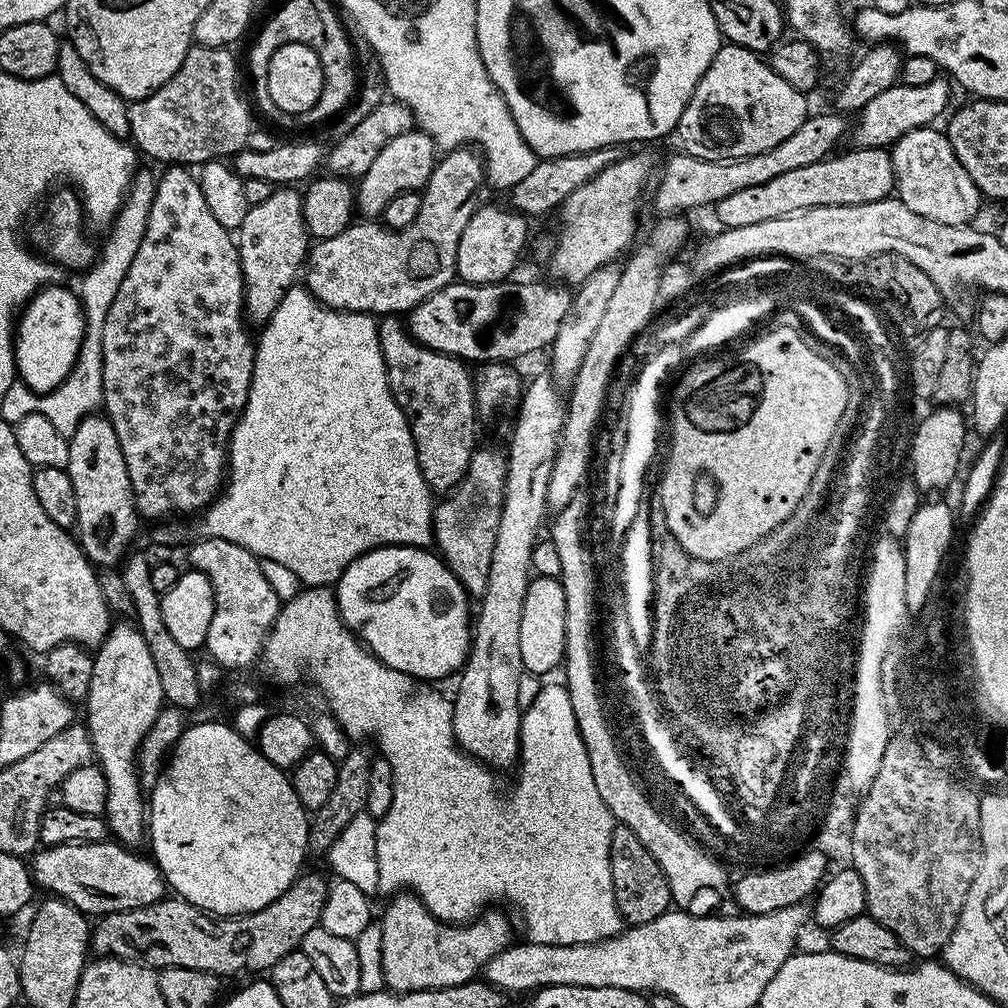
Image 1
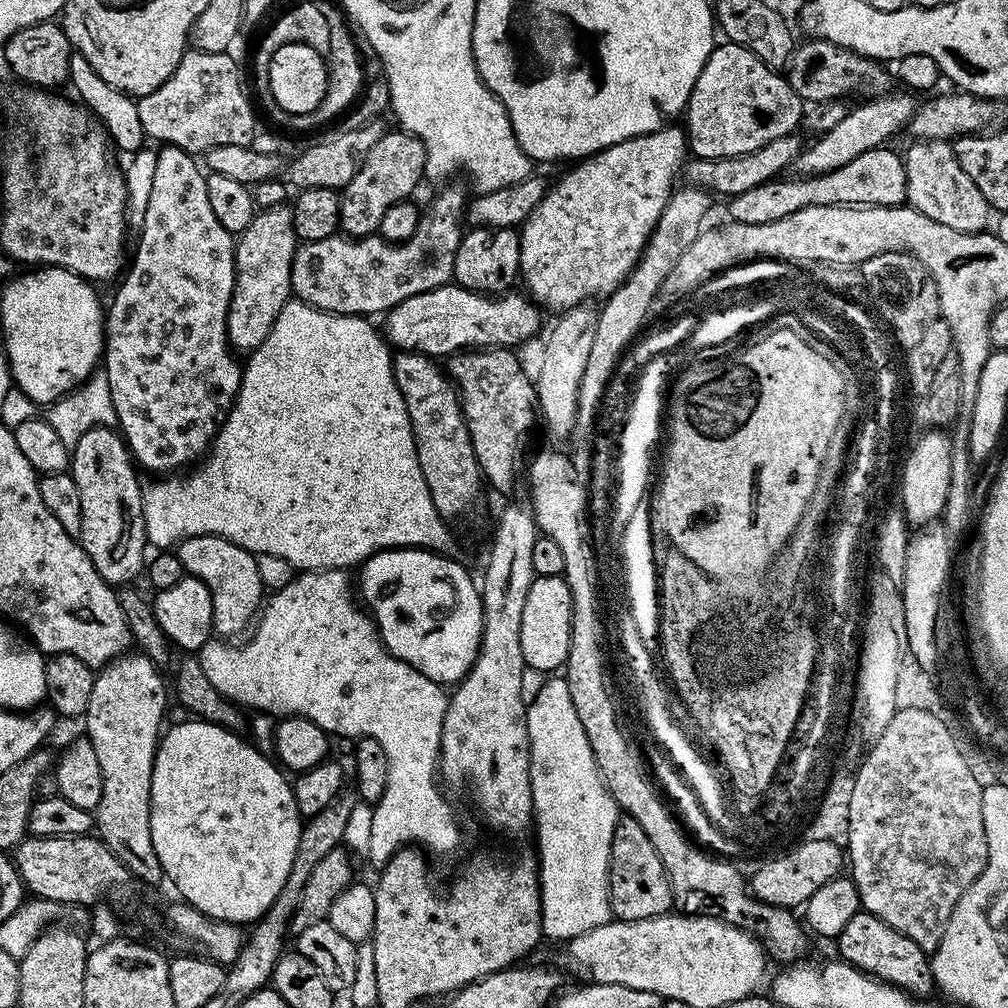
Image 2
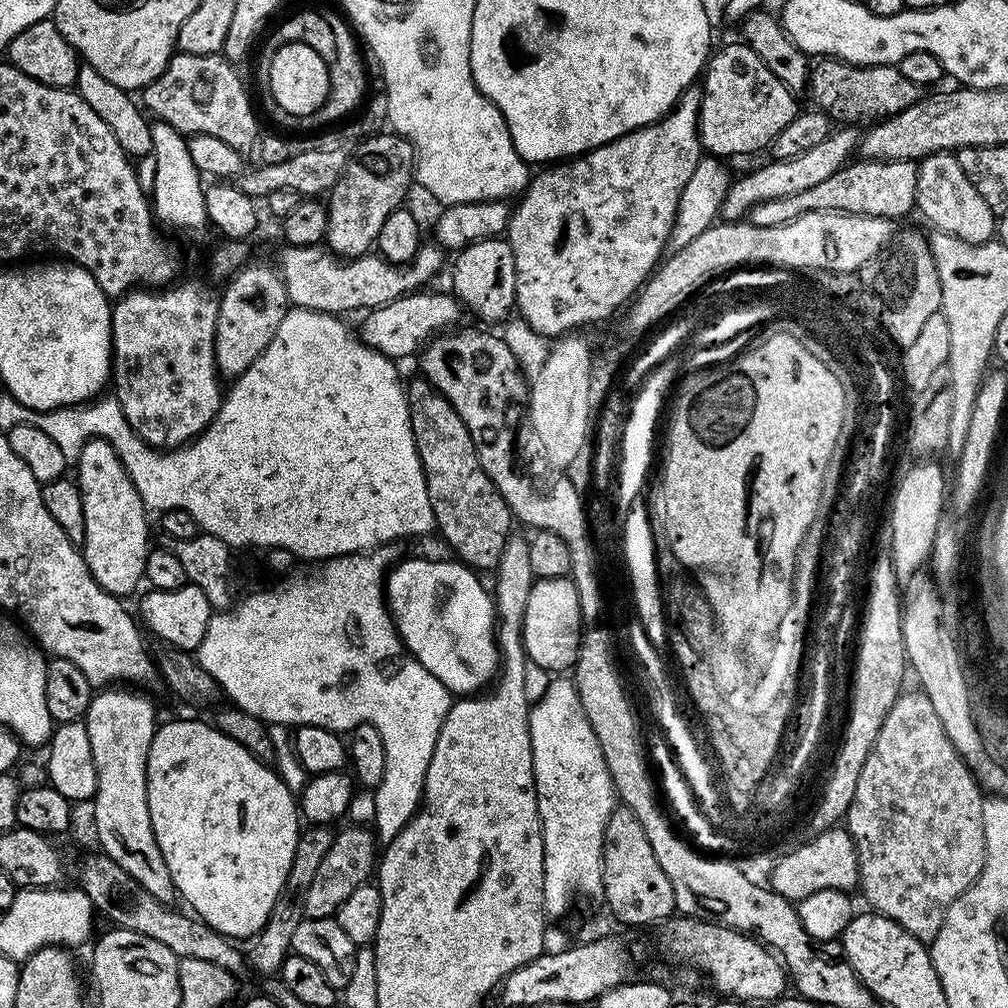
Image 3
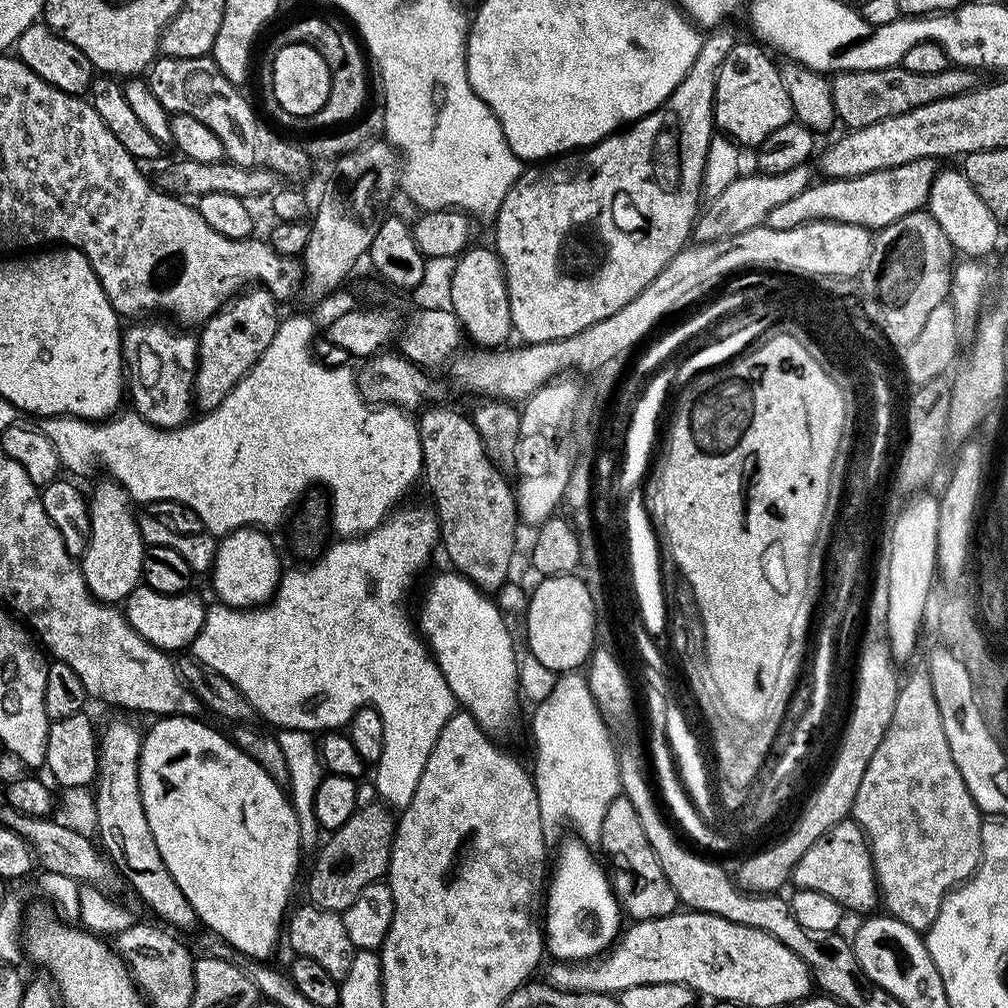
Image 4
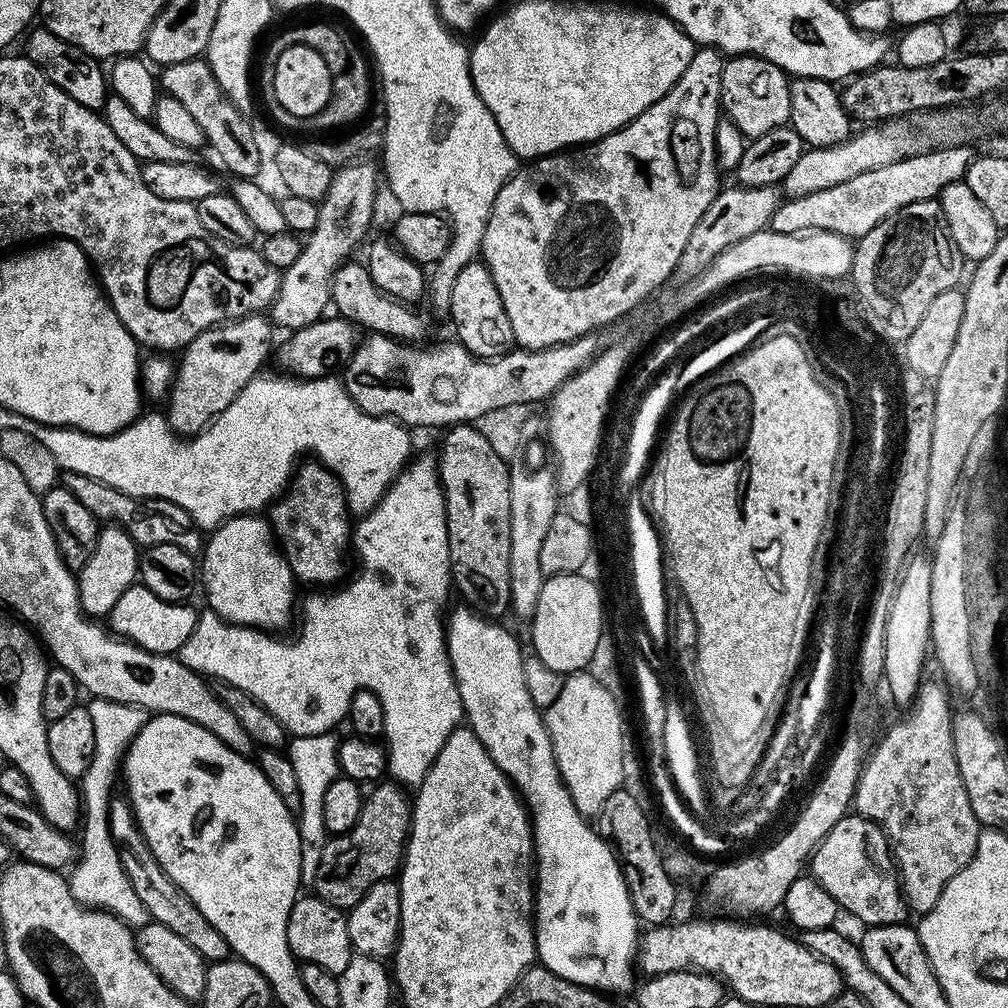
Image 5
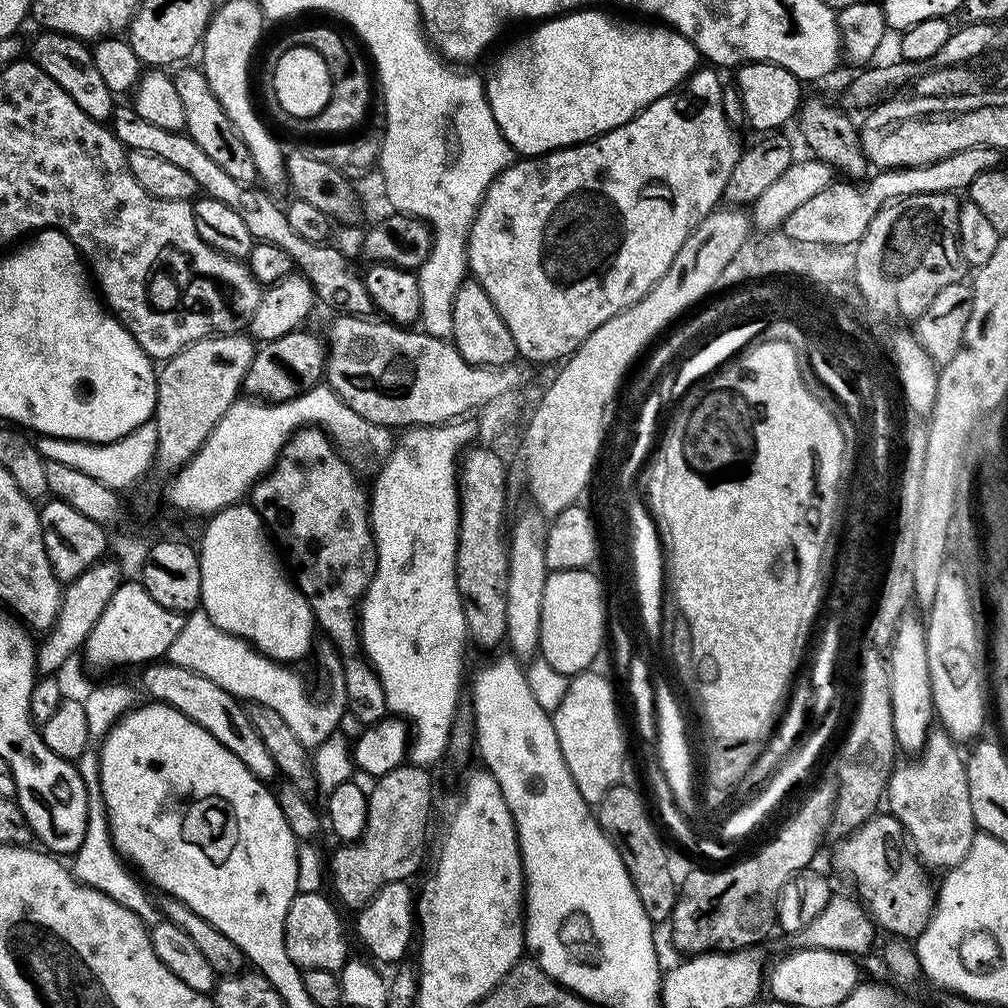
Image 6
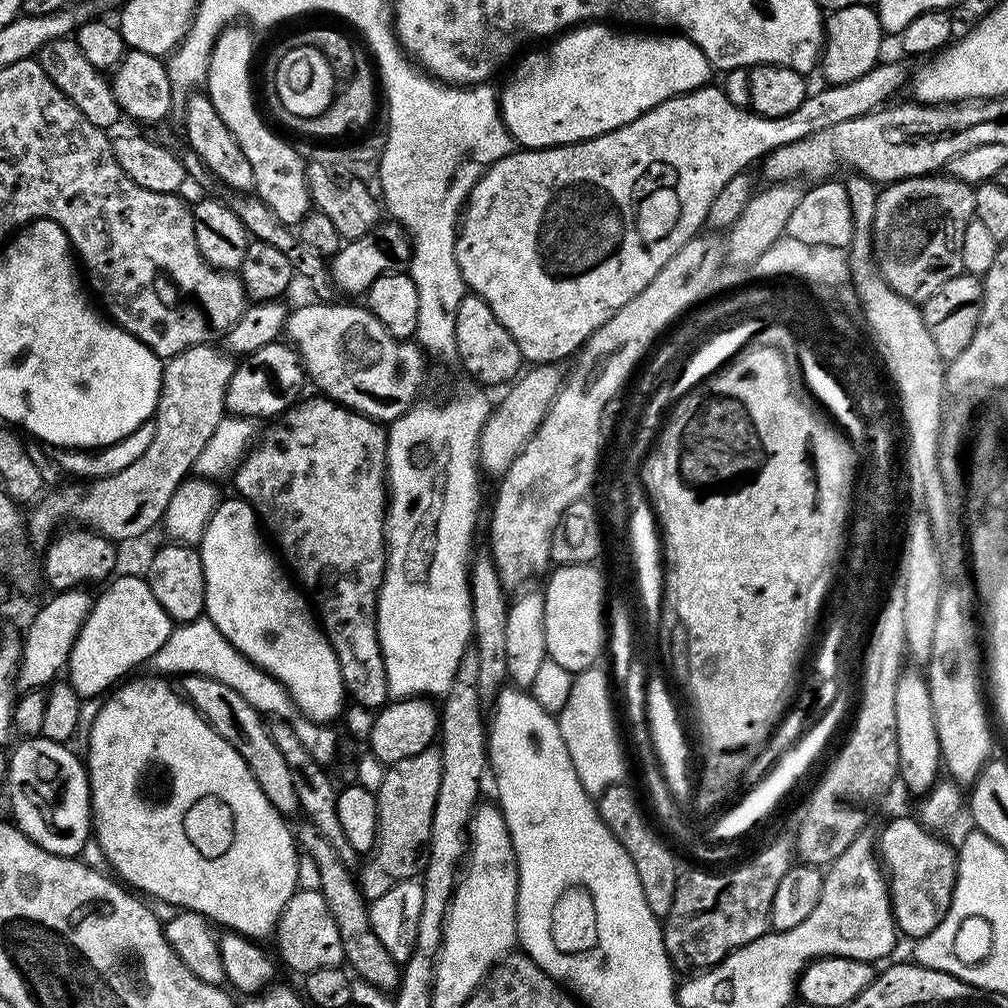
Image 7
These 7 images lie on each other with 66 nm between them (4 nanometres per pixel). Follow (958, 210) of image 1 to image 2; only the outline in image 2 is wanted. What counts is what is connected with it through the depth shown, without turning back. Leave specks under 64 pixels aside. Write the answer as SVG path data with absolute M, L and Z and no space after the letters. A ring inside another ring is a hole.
M922 140L912 142L902 156L908 183L907 203L918 209L926 218L950 226L950 230L982 232L989 227L990 209L978 186L970 182L966 170L958 162L951 143L946 140Z

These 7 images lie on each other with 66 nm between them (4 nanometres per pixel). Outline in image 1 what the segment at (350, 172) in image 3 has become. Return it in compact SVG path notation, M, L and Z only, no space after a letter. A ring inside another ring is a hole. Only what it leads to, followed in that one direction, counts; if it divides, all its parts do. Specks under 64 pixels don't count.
M413 130L406 134L398 134L398 138L386 142L382 150L378 150L378 158L366 170L364 176L359 177L356 189L356 206L359 215L364 218L383 217L386 205L400 192L415 192L423 189L428 183L430 174L438 163L438 149L430 134Z

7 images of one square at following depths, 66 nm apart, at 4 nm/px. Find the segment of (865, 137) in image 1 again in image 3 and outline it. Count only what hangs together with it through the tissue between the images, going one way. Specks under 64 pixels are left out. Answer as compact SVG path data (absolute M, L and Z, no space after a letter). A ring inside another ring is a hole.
M842 126L835 129L822 142L818 142L813 149L804 151L792 159L770 160L766 166L762 166L742 178L737 177L731 187L728 188L727 196L723 200L721 217L728 222L738 222L756 204L769 201L770 198L789 197L792 194L802 194L804 190L810 190L818 186L823 179L830 178L838 169L844 167L849 161L851 152L859 145L859 131L852 126Z

